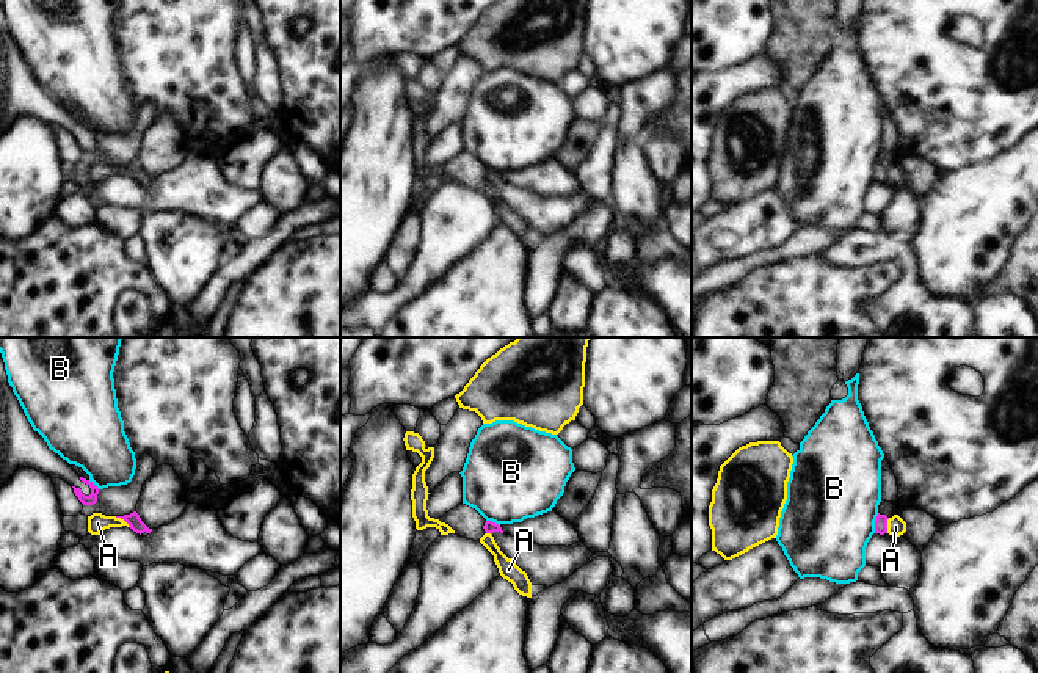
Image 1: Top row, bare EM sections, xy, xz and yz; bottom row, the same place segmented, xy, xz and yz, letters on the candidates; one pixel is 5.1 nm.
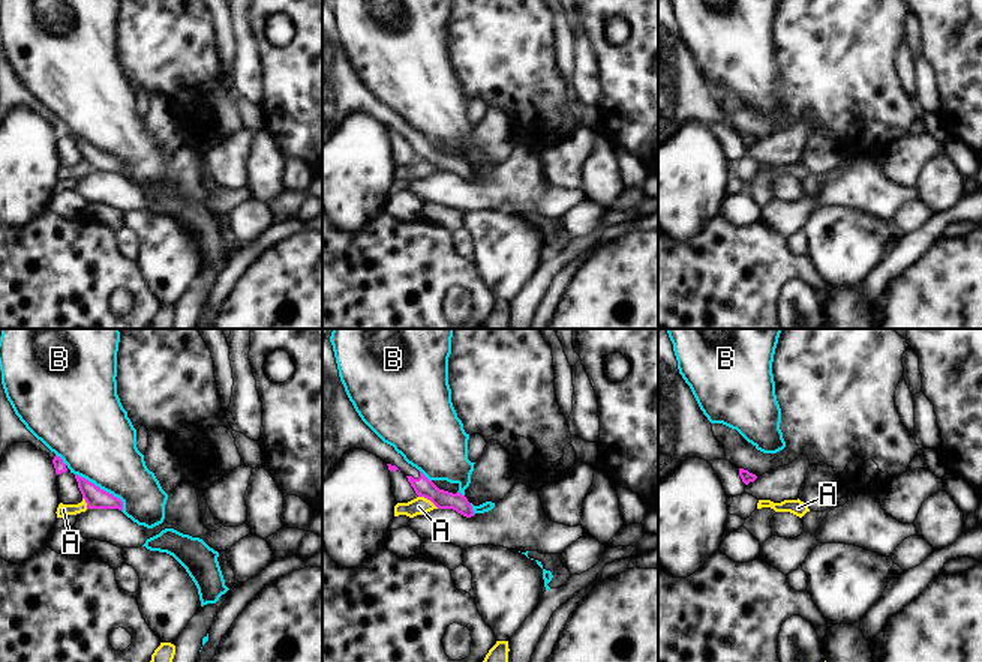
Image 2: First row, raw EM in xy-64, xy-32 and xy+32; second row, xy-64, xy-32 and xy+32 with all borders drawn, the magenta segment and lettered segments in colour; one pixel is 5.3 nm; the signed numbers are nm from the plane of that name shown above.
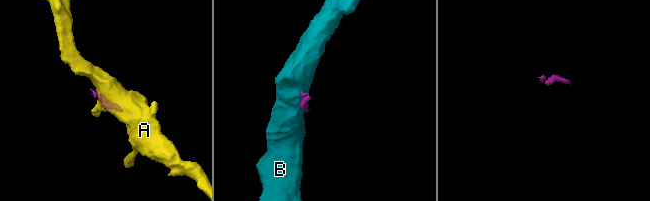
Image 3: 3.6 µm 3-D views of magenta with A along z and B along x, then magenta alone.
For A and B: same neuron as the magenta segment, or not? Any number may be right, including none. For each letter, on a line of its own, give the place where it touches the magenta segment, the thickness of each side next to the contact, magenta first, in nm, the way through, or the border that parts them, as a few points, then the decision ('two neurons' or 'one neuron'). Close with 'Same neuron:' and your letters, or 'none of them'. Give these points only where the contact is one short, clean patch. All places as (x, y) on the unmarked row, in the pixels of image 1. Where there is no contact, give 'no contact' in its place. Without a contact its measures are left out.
A: meets magenta in xy at (123, 167); 70 nm thick on the magenta side, 100 nm on the other; border along xy (115, 165), (119, 165), (130, 174); two neurons
B: meets magenta in yz at (875, 171); 60 nm thick on the magenta side, 480 nm on the other; two neurons
Same neuron: none of them

